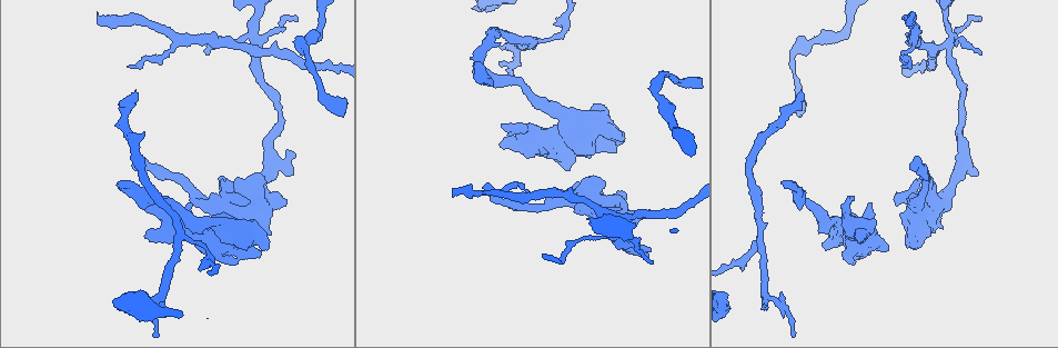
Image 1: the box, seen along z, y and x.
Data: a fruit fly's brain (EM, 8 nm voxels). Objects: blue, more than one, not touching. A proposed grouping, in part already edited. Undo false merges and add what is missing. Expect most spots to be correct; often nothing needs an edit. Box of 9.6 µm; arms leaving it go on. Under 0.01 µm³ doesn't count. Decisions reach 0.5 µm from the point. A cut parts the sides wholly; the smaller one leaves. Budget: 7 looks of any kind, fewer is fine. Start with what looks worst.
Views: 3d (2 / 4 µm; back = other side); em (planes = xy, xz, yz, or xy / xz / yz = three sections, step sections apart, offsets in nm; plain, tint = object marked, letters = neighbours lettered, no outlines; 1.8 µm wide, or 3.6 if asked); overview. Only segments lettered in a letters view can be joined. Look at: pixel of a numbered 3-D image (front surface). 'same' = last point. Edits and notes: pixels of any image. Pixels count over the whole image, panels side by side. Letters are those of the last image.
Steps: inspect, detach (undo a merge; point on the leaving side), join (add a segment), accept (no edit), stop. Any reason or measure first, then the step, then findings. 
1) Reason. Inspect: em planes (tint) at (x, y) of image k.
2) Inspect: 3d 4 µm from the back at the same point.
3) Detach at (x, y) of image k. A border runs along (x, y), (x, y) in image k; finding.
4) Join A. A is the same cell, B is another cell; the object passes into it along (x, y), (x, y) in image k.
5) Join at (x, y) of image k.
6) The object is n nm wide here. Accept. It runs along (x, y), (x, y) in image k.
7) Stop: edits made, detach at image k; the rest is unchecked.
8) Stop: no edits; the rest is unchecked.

Sharp bend. Inspect: em planes (letters) at (948, 48) of image 1.

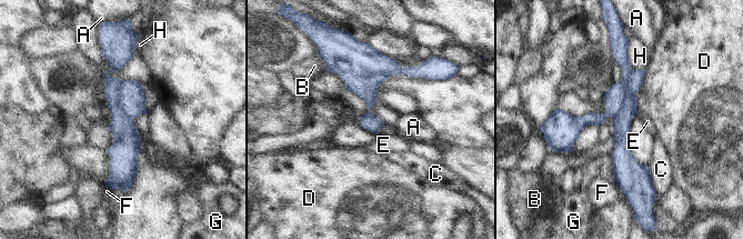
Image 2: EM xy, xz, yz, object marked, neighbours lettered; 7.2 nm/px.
The object is 120 nm wide here. Detach at (132, 97) of image 2. A, B, C, D, E, F, G and H are other cells; a border runs along (122, 81), (121, 108), (132, 118) in image 2; two cells meet here.

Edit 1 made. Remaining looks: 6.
Inspect: overview.

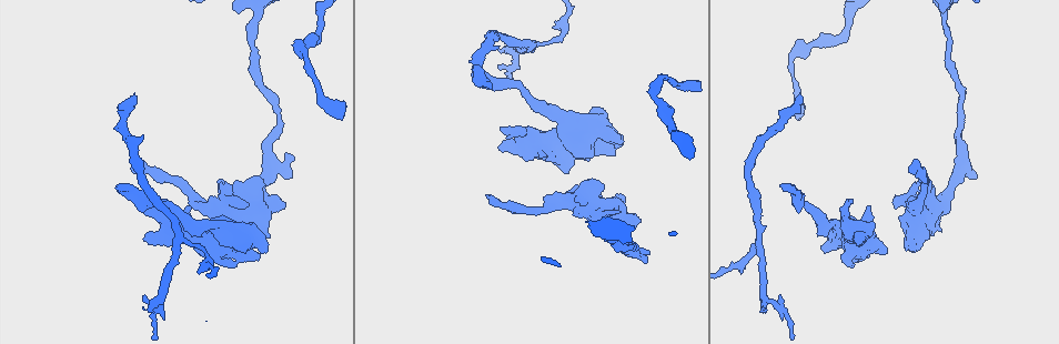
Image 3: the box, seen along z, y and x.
Branch stops here. Inspect: 3d 4 µm at (784, 188) of image 3.

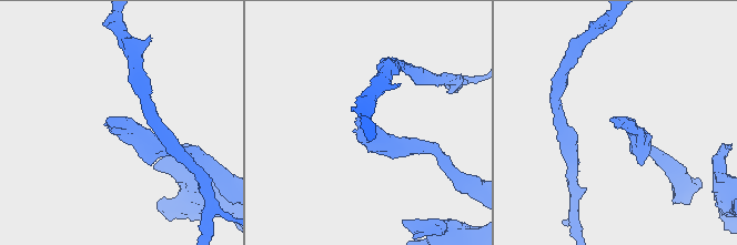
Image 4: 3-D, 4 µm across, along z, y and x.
Now the EM. Inspect: em planes (plain) at (617, 120) of image 4.

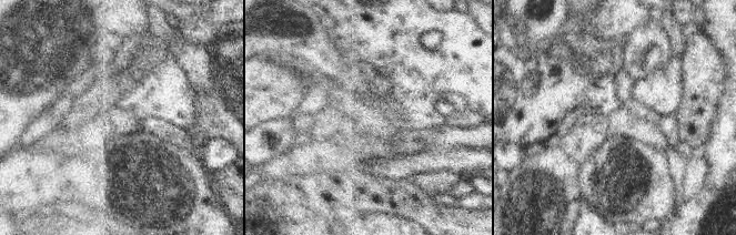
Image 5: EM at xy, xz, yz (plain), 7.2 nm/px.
What lies round it. Inspect: em planes (letters) at the same point.

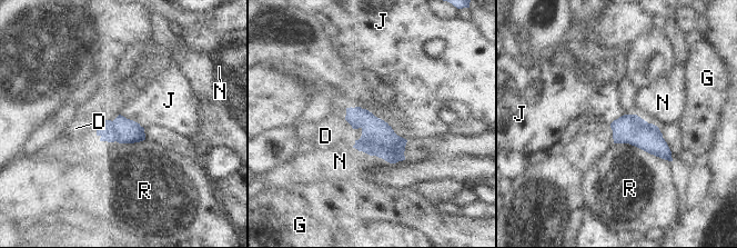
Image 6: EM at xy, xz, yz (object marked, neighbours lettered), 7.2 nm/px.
The object is 190 nm wide here. Accept. D, G, J, N and R are other cells; a border runs along (369, 111), (383, 119), (406, 140) in image 6; no lettered segment goes on from it.

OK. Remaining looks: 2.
Stop: edits made, detach at image 2; the rest is unchecked.

